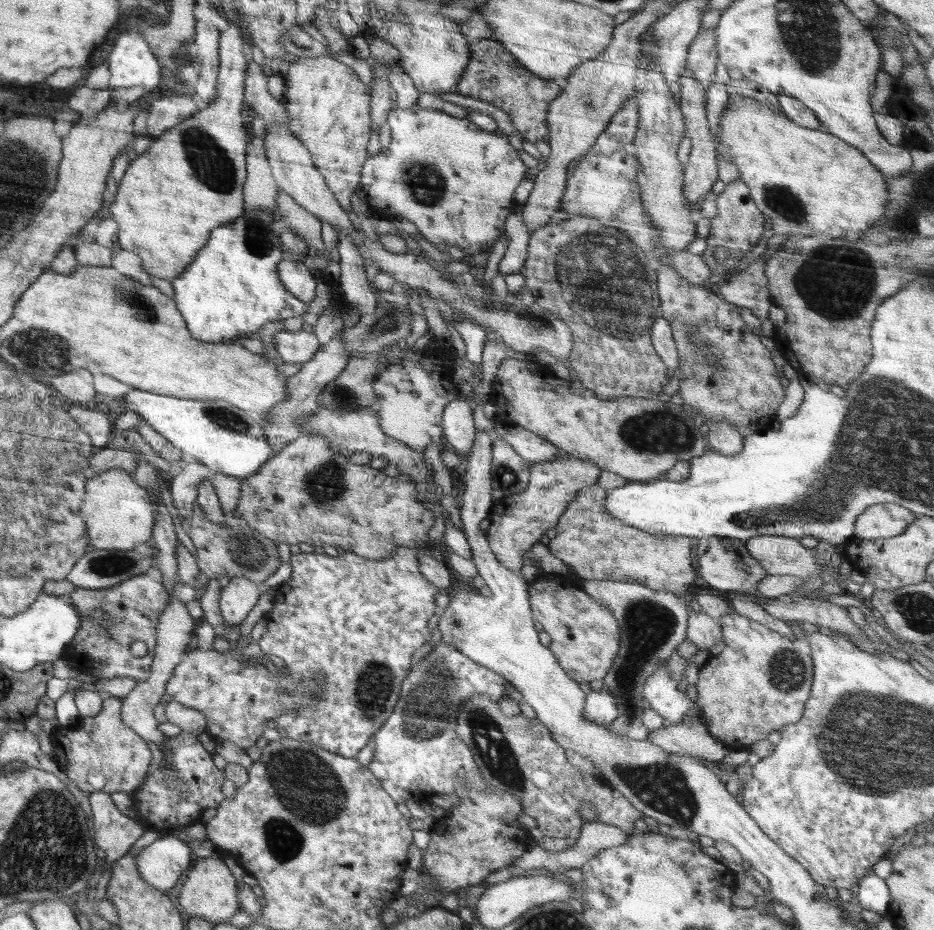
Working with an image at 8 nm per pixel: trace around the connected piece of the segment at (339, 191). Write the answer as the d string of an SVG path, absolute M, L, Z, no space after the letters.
M326 5L315 9L317 29L328 42L328 56L298 57L286 70L282 70L287 82L284 105L292 134L310 151L316 170L322 174L330 192L347 210L348 218L357 232L363 232L358 215L352 210L350 196L359 187L363 164L369 156L366 146L371 130L371 87L362 83L358 75L332 54L351 53L350 40L340 33L335 15L326 12Z

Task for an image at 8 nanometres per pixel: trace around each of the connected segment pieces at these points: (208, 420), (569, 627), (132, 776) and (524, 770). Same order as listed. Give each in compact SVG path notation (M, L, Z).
M140 389L128 392L124 400L126 406L133 404L143 422L181 449L181 453L192 455L216 473L244 480L256 474L274 456L263 433L264 419L252 419L245 410L225 400L180 398Z
M560 575L539 577L529 586L529 602L533 620L542 624L543 631L550 635L550 650L558 664L572 680L592 682L606 676L619 647L619 628L606 605L594 601L578 588L568 588Z
M106 697L103 699L103 710L97 716L81 717L76 726L57 729L57 742L52 756L60 770L76 784L79 793L132 793L145 781L152 753L147 742L122 719L123 707L122 699Z
M472 695L467 700L466 704L464 704L464 706L455 707L455 715L453 715L453 717L455 717L457 721L456 735L458 736L458 739L460 739L460 741L464 741L464 744L466 744L466 746L471 749L474 762L478 765L478 768L480 769L481 775L484 777L484 780L487 781L490 786L498 789L500 792L504 791L513 794L517 798L517 801L520 801L520 804L523 806L525 814L527 814L528 816L532 816L532 818L536 820L536 824L538 824L537 828L538 830L540 830L540 832L542 832L542 834L544 834L544 837L577 839L580 836L583 824L588 823L587 820L583 819L579 815L579 808L584 803L590 803L595 808L598 819L593 820L593 822L600 821L601 823L617 826L623 831L635 832L634 822L636 822L636 820L638 820L639 818L643 818L643 812L640 812L640 810L638 810L635 806L632 806L632 804L630 804L630 801L627 798L624 798L624 795L621 792L614 790L603 779L598 779L598 777L587 774L587 772L579 772L579 770L577 770L575 766L572 766L568 762L568 759L565 757L565 748L560 747L560 744L557 744L556 740L552 739L552 732L550 732L548 728L546 728L544 724L542 724L537 718L526 719L521 714L511 717L510 715L503 713L502 709L499 707L499 704L497 702L492 702L488 695L482 695L482 698L480 698L480 695Z

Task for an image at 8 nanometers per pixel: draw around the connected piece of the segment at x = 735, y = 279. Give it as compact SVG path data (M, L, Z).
M758 257L750 266L739 270L732 275L723 286L720 287L717 295L726 302L752 310L762 324L763 336L771 339L774 335L775 326L769 318L769 308L774 302L769 293L769 280L765 275L766 258Z

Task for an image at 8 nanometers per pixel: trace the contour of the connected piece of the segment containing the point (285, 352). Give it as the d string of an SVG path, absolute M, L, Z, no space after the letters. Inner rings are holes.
M304 329L276 333L273 346L280 354L281 362L288 364L308 362L319 349L316 334L304 331Z

